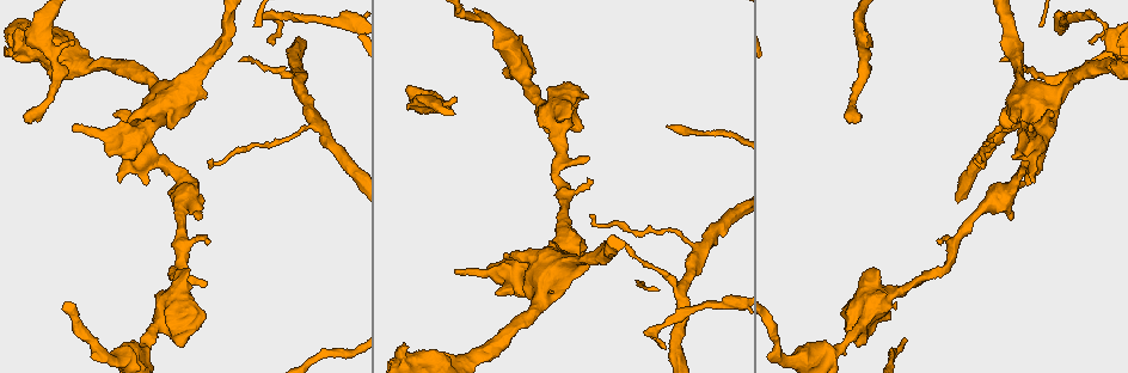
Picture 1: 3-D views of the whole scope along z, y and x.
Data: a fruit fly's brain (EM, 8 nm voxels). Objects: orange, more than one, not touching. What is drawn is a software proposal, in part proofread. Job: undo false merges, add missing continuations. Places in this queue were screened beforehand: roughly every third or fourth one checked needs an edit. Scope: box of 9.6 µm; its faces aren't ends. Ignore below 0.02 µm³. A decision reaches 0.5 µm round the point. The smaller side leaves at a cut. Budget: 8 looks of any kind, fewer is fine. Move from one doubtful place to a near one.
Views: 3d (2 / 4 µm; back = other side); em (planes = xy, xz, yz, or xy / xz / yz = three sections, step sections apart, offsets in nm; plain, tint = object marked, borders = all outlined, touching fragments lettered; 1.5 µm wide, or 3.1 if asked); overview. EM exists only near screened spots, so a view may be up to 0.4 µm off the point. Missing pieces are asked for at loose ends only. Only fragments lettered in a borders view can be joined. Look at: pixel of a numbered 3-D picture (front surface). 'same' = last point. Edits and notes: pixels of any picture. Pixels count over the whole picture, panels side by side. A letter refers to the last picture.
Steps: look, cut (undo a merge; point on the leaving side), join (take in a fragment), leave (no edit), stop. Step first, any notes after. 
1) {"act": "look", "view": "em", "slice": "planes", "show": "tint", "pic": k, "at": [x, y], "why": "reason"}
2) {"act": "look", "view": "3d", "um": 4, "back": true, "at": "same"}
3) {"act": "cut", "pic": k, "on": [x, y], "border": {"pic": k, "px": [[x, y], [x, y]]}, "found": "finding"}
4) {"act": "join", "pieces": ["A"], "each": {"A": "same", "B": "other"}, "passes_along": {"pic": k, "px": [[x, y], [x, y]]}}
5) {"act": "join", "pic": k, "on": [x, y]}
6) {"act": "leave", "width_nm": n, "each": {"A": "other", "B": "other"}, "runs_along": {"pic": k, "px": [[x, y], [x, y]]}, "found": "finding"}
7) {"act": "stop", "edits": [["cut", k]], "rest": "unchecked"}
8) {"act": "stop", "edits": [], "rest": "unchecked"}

{"act": "look", "view": "3d", "um": 2, "pic": 1, "at": [272, 41], "why": "tapers out"}

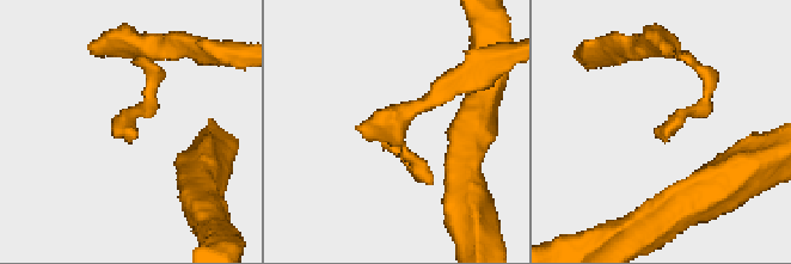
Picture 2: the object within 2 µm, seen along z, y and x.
{"act": "look", "view": "em", "slice": "planes", "show": "borders", "pic": 2, "at": [656, 129], "why": "shape alone is not enough"}

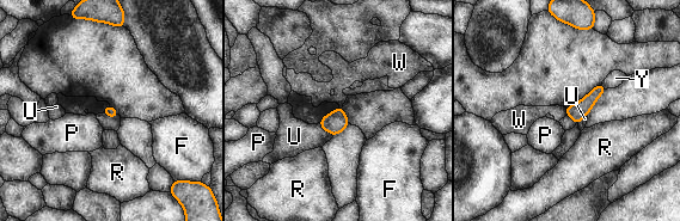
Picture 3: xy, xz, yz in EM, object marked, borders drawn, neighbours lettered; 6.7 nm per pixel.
{"act": "leave", "longest_contact_nm": ["U", 140], "each": {"F": "other", "P": "other", "R": "other", "U": "other", "W": "other", "Y": "other"}, "border": {"pic": 3, "px": [[564, 108], [567, 115]]}, "found": "no lettered fragment goes on from it"}

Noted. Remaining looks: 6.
{"act": "look", "view": "em", "slice": "planes", "show": "borders", "pic": 1, "at": [976, 163], "why": "long arm stops here"}

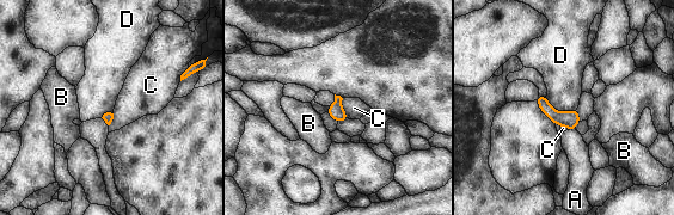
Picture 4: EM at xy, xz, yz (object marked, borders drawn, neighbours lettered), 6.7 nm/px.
{"act": "leave", "each": {"A": "other", "B": "other", "C": "other", "D": "other"}, "border": {"pic": 4, "px": [[545, 97], [558, 111], [576, 109]]}, "found": "none of them fits"}

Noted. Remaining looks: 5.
{"act": "look", "view": "3d", "um": 4, "pic": 1, "at": [406, 346], "why": "stops while still wide"}

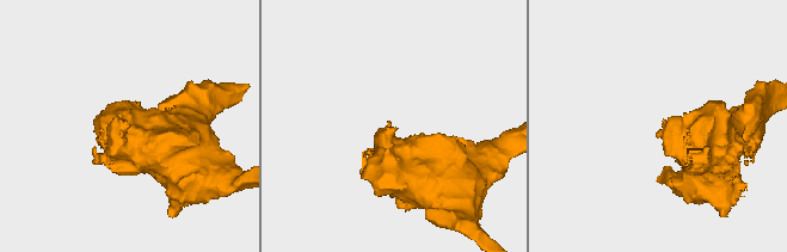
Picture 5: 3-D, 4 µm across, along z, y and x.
{"act": "look", "view": "em", "slice": "planes", "show": "borders", "pic": 5, "at": [127, 124]}

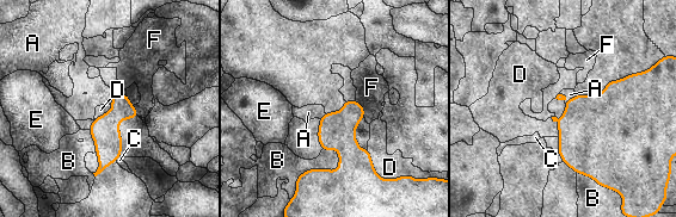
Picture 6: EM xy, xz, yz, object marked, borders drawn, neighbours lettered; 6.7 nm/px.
{"act": "leave", "longest_contact_nm": ["D", 320], "each": {"A": "other", "B": "other", "C": "other", "D": "other", "E": "other", "F": "other"}, "runs_along": {"pic": 6, "px": [[124, 98], [108, 123], [102, 166]]}, "found": "none of them fits"}

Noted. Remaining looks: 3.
{"act": "stop", "edits": [], "rest": "unchecked"}

